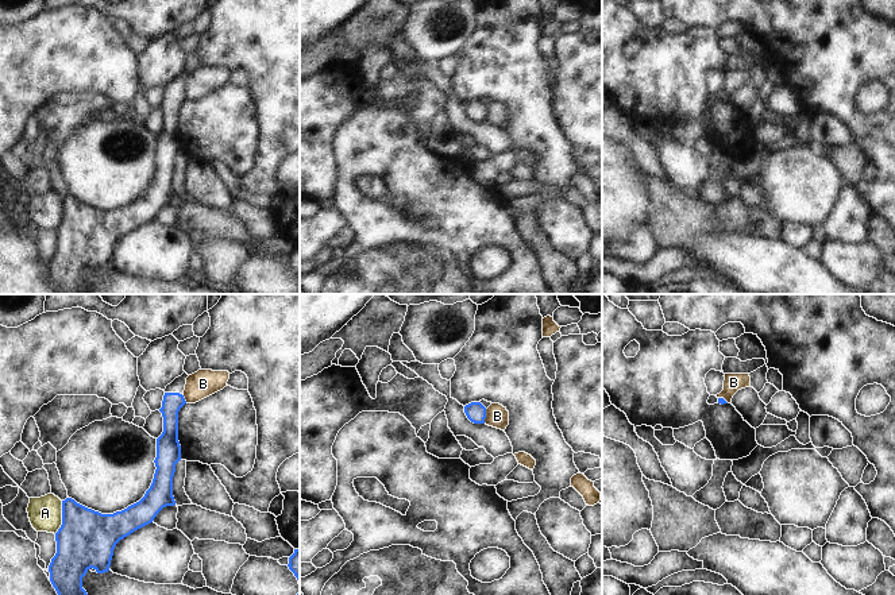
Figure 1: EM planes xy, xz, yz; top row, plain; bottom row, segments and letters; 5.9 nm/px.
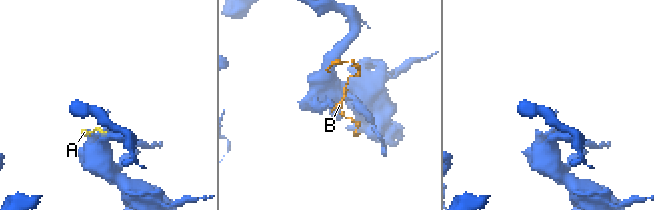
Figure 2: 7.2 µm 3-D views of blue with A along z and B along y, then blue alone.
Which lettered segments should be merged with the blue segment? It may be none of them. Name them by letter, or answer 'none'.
none.

